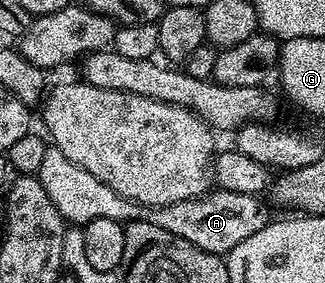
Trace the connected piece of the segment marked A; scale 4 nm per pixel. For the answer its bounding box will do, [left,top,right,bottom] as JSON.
[150,189,270,255]

